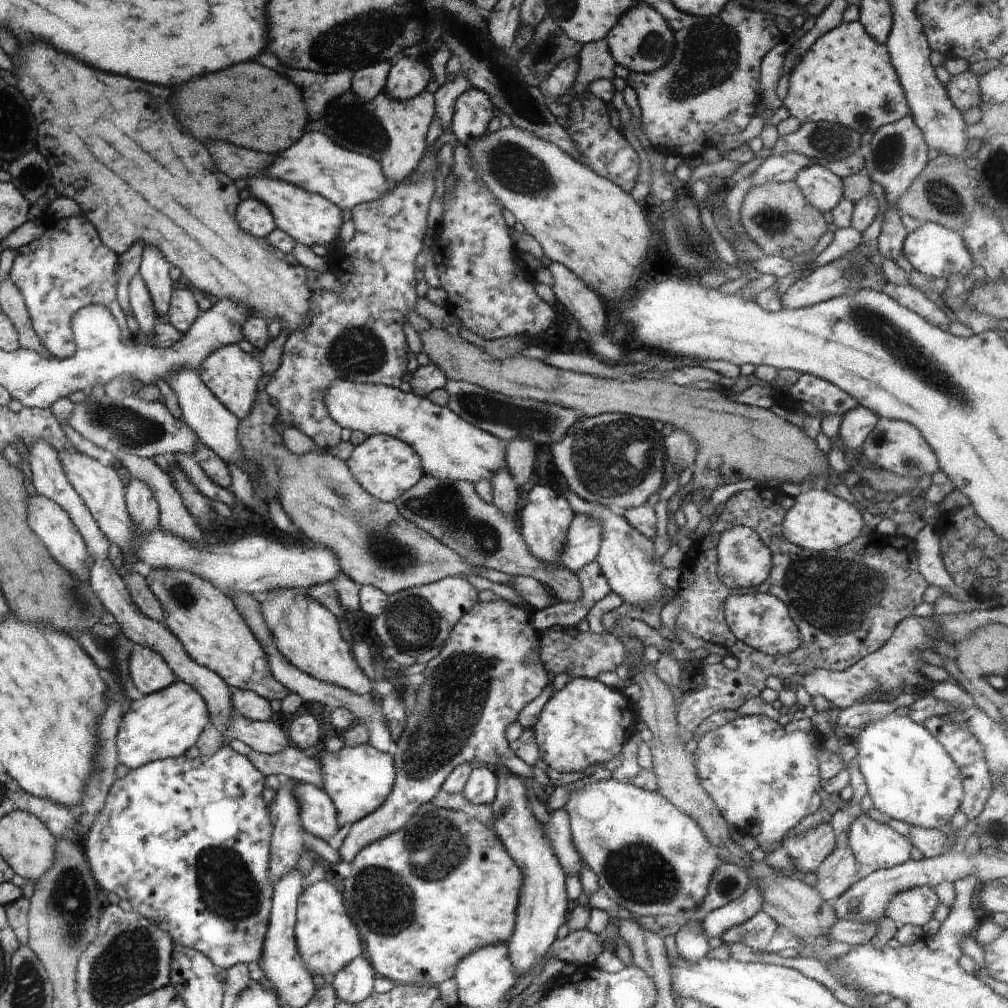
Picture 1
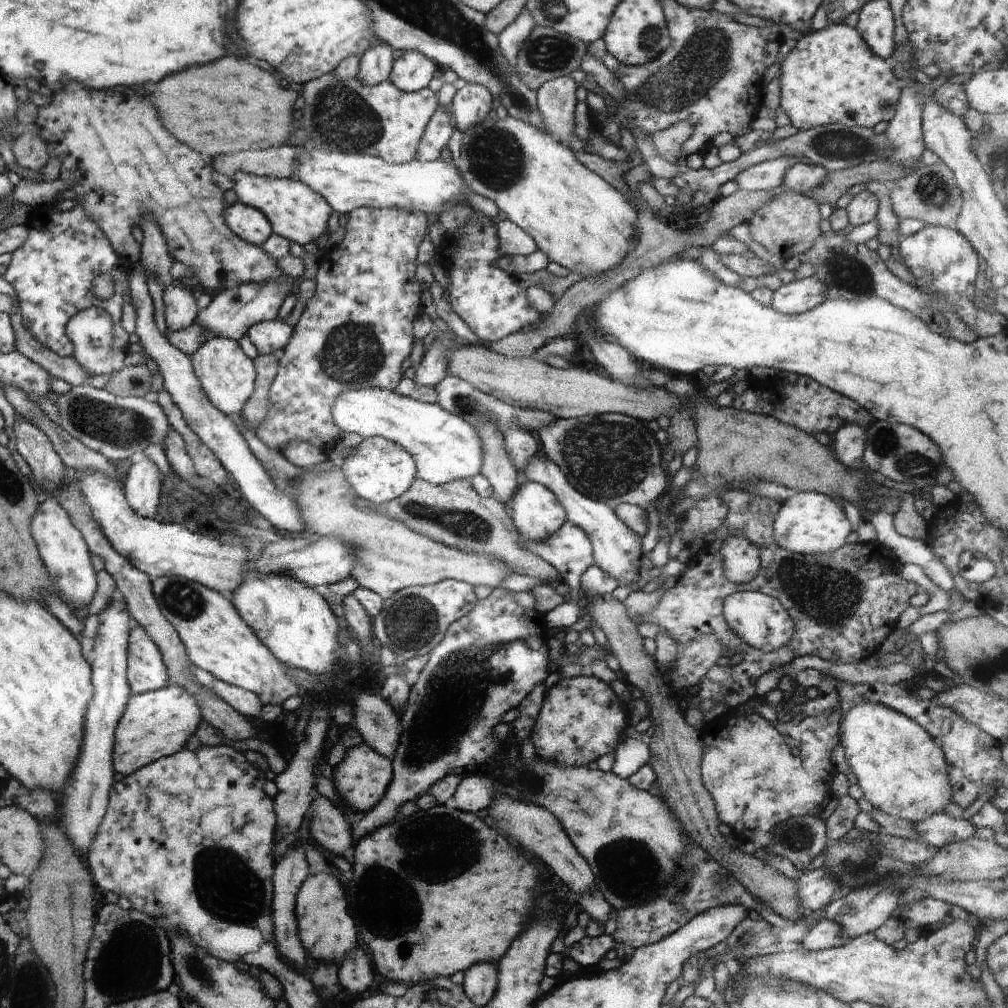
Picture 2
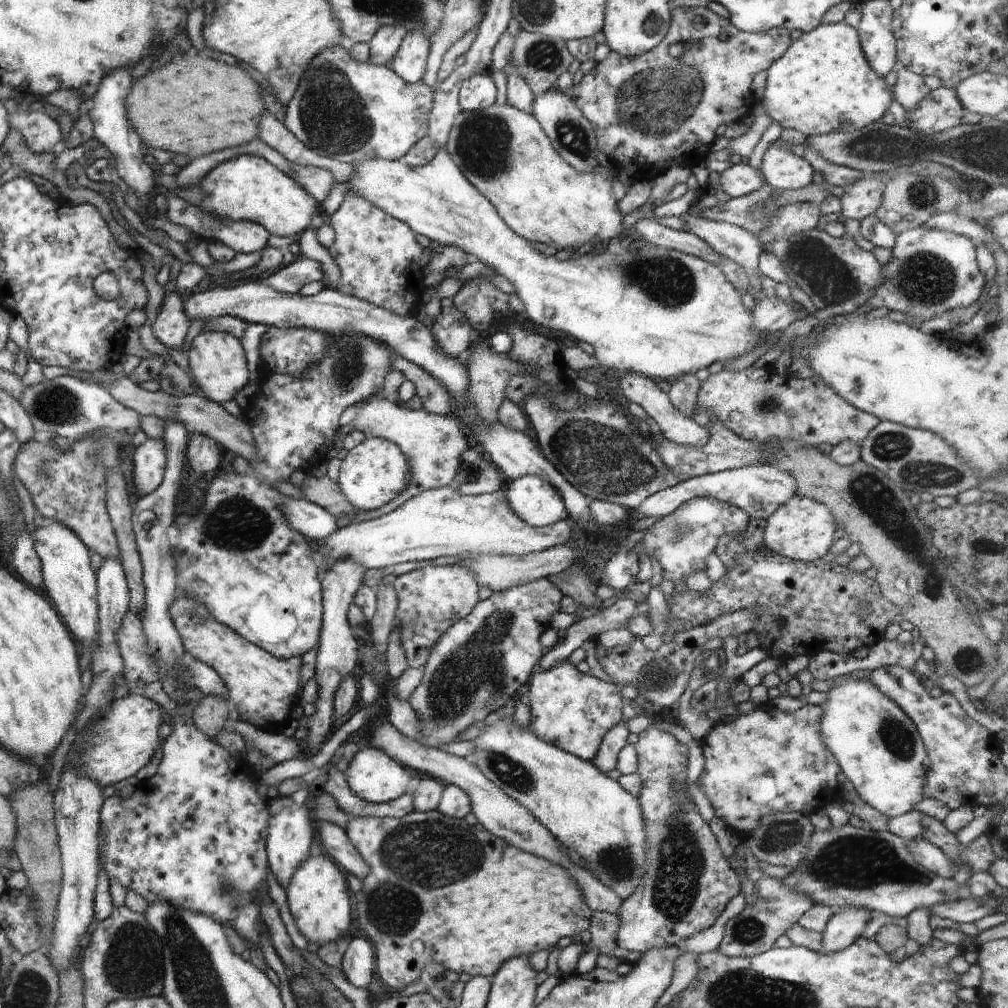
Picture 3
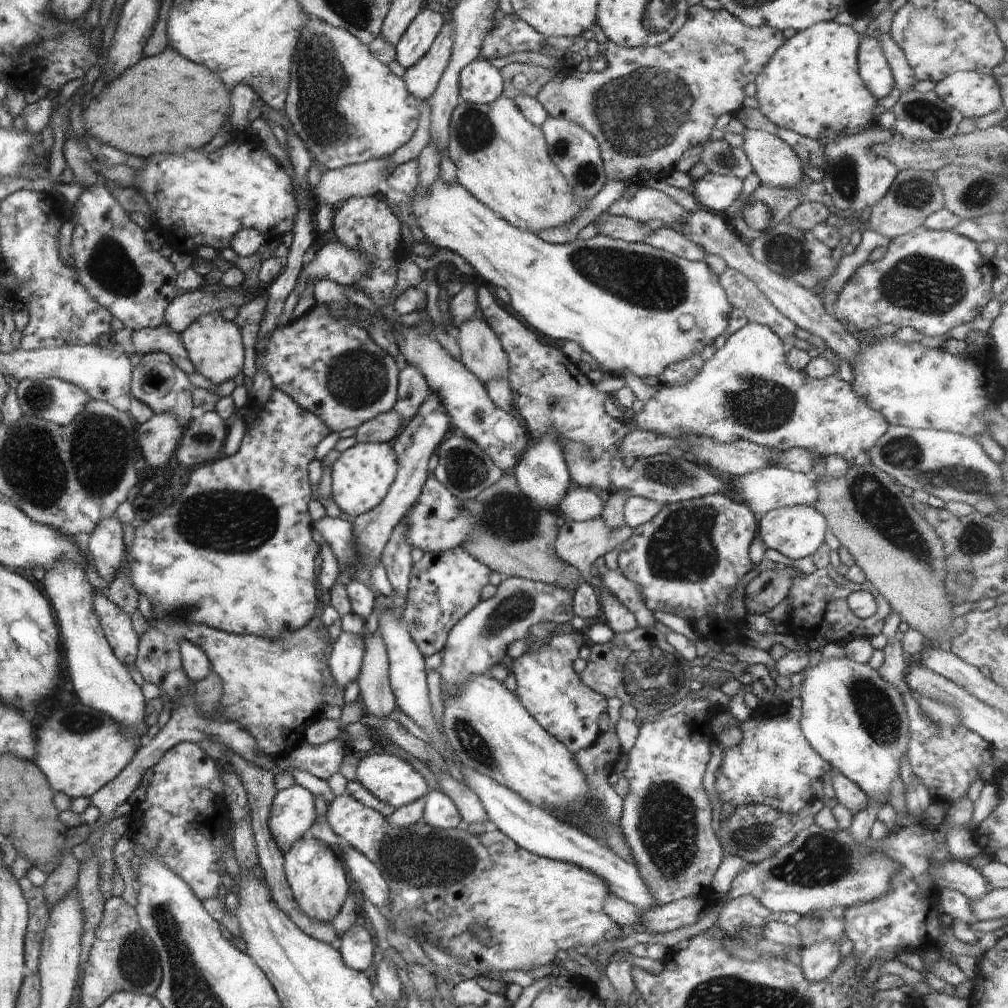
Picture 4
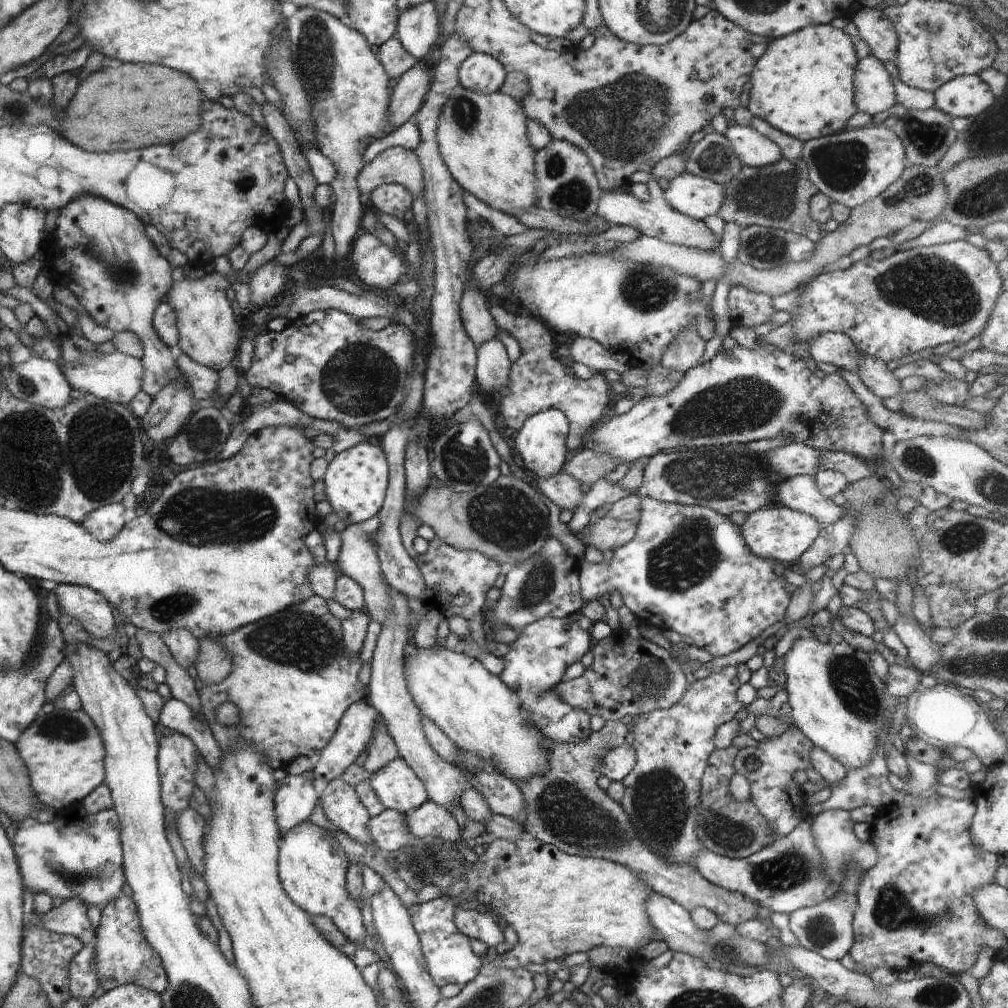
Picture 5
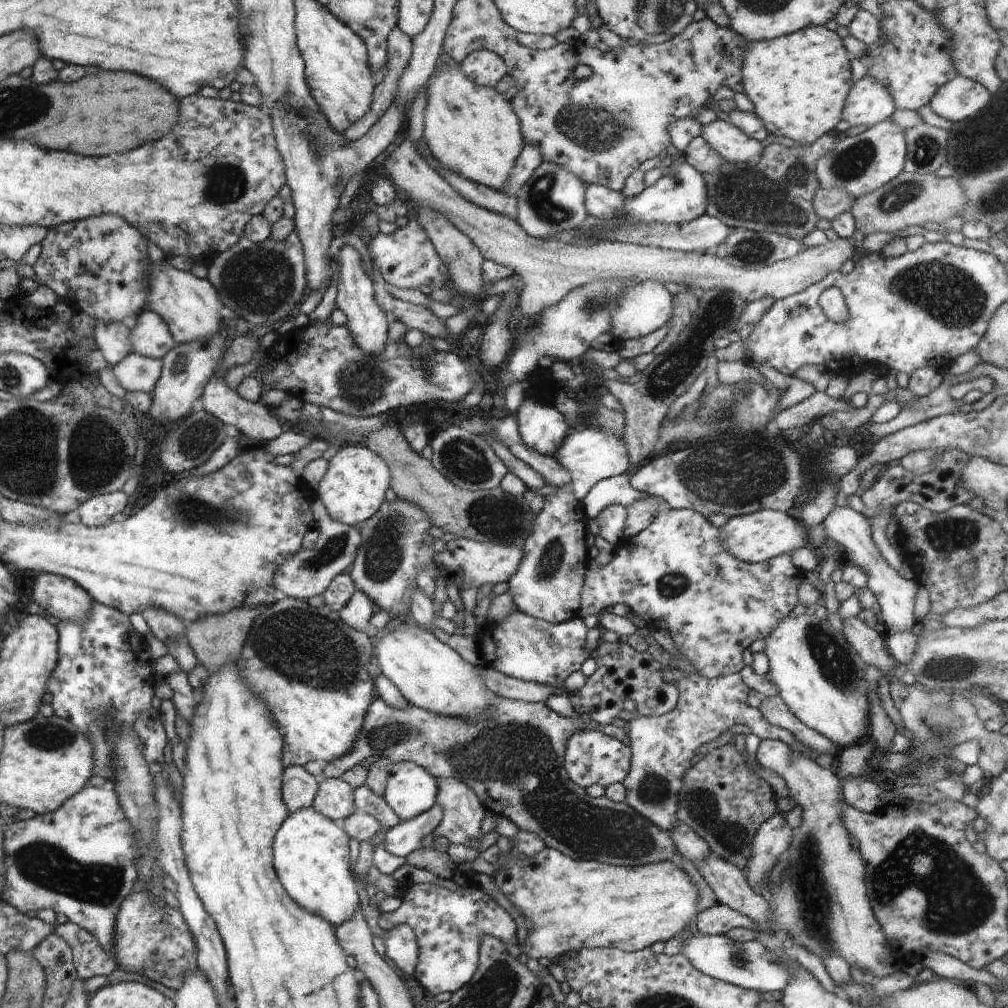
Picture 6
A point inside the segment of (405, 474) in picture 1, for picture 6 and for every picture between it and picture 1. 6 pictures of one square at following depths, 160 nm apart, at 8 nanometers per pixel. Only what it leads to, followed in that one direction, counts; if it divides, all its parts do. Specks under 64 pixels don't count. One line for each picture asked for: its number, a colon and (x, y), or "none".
2: (378, 470)
3: (374, 472)
4: (361, 476)
5: (356, 480)
6: (354, 487)

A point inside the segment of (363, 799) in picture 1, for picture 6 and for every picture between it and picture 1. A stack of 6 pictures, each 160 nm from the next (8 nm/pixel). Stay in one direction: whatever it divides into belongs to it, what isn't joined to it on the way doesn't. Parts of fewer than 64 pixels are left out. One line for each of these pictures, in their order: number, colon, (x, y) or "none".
2: (362, 778)
3: (372, 775)
4: (393, 780)
5: (398, 788)
6: (410, 790)

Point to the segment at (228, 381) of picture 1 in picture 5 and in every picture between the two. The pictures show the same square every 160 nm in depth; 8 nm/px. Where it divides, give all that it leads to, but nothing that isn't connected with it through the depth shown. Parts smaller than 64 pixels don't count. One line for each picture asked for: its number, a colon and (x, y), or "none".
2: (227, 375)
3: (216, 359)
4: (215, 346)
5: (208, 333)

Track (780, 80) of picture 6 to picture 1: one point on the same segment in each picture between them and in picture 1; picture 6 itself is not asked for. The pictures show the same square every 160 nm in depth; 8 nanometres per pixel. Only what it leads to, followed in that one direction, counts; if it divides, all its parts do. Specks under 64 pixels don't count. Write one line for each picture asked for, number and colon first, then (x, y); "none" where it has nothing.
1: (846, 77)
2: (831, 76)
3: (823, 83)
4: (812, 86)
5: (802, 85)

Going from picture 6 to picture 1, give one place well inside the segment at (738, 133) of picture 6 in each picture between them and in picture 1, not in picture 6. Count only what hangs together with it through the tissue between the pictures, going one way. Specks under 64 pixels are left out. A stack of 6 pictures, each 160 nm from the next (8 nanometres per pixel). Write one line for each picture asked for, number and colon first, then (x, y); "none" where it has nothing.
1: (822, 188)
2: (805, 178)
3: (782, 169)
4: (776, 164)
5: (753, 150)

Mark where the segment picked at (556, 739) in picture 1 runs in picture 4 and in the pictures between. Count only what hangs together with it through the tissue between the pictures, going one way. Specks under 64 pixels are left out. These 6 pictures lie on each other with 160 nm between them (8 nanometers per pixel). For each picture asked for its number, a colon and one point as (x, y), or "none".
2: (582, 719)
3: (573, 710)
4: (550, 690)

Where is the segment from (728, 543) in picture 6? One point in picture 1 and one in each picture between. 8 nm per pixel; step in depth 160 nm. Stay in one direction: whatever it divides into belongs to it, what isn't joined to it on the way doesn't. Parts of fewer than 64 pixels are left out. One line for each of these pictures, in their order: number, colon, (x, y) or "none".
1: (819, 520)
2: (808, 523)
3: (802, 529)
4: (797, 531)
5: (781, 533)

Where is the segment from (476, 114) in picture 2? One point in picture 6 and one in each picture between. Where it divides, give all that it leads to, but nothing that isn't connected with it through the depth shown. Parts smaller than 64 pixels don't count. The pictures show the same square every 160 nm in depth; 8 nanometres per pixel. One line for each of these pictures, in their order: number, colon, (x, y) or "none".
3: (477, 93)
4: (480, 82)
5: (480, 72)
6: (486, 68)

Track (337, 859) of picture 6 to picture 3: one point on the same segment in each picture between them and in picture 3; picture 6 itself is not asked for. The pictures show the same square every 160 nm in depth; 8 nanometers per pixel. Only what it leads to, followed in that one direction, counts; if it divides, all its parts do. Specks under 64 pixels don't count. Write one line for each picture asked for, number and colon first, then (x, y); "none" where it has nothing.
3: (318, 898)
4: (317, 876)
5: (312, 865)

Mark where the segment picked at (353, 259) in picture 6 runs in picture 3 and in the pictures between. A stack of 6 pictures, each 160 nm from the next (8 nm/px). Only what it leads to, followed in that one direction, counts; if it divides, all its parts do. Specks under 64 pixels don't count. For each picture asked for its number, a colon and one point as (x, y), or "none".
3: (350, 111)
4: (347, 107)
5: (347, 87)

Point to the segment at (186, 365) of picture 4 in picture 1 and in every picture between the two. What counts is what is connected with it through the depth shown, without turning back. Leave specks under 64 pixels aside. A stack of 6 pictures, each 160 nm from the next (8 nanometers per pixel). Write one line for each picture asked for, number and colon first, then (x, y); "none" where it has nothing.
1: (183, 310)
2: (181, 311)
3: (171, 325)

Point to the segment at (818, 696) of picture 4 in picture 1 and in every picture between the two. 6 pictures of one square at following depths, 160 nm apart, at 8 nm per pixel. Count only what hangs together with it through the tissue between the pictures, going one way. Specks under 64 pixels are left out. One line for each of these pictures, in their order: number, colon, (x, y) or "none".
1: (909, 775)
2: (902, 772)
3: (879, 749)

